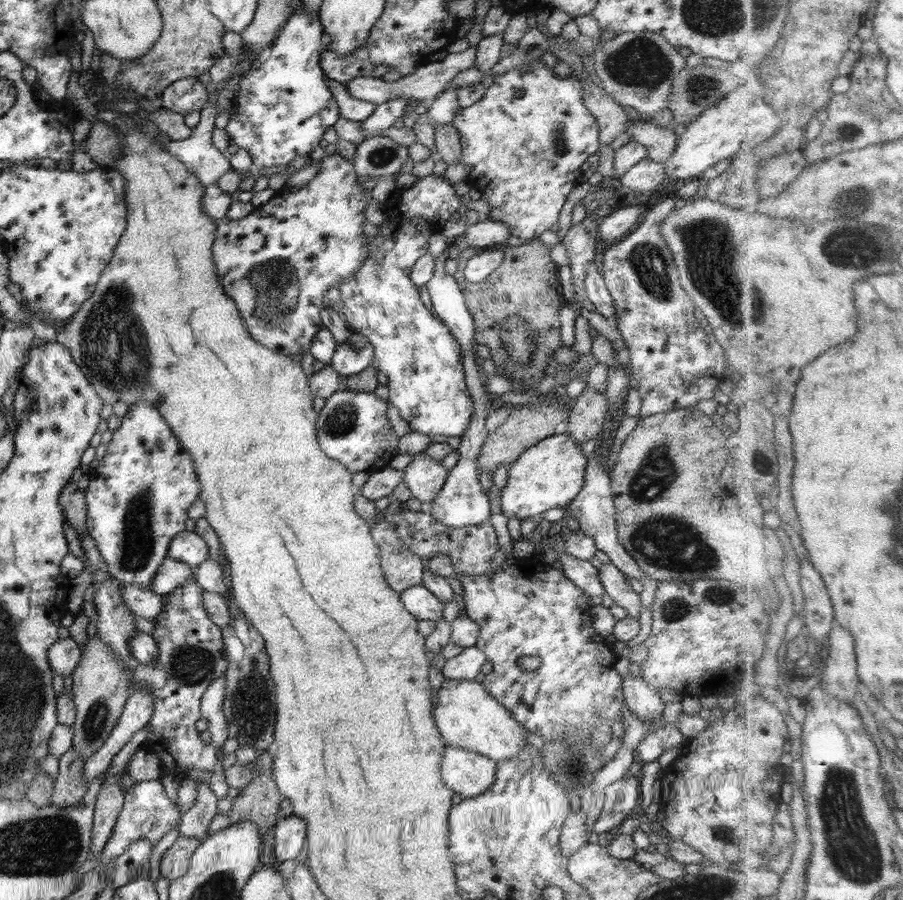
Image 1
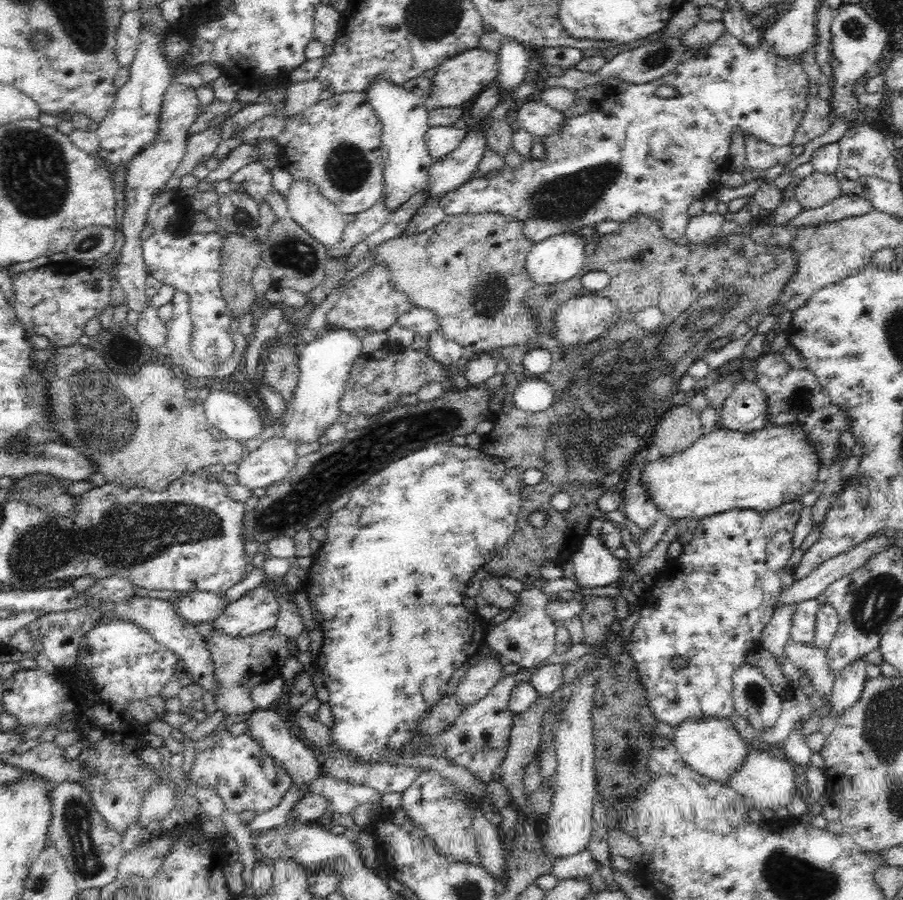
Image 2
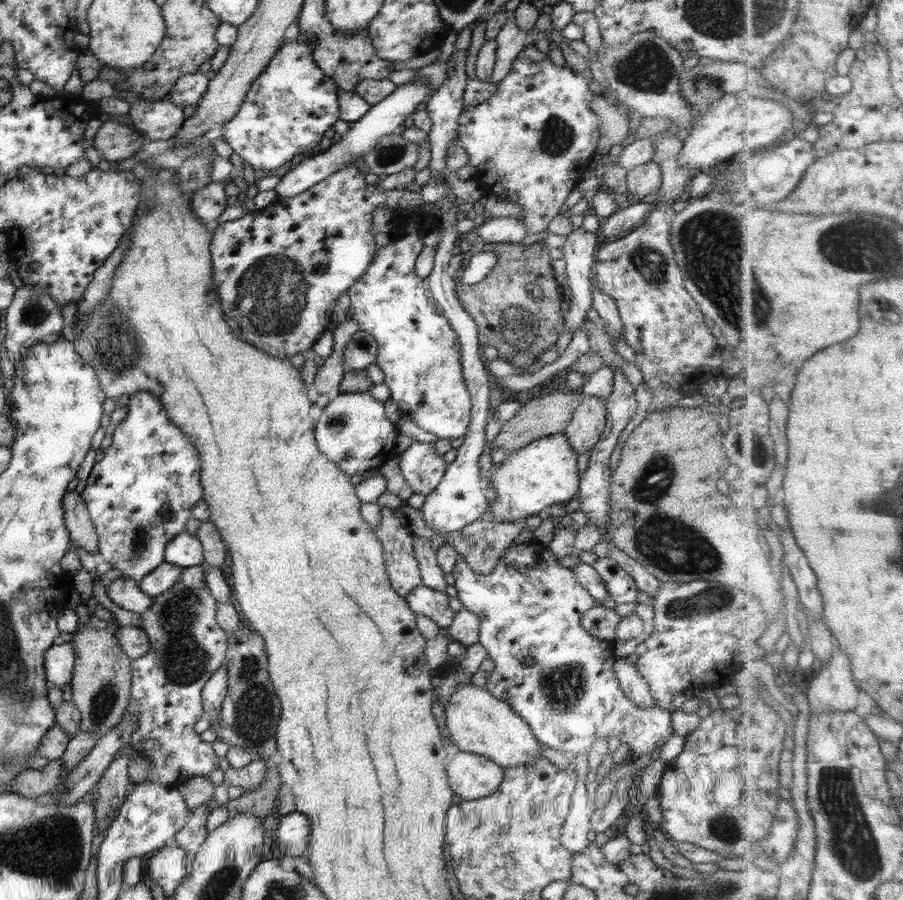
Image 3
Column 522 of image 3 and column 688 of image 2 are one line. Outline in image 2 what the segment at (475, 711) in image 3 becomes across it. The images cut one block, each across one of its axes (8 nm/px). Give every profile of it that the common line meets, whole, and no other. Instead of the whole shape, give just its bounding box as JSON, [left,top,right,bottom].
[674,716,749,783]

